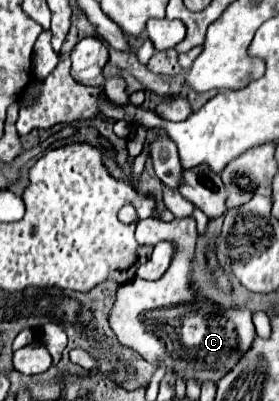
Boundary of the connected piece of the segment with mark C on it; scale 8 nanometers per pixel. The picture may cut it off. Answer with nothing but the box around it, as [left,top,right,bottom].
[109,217,257,383]

